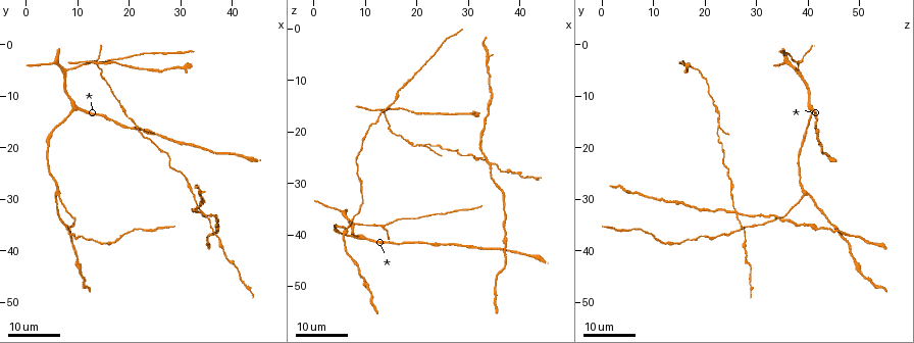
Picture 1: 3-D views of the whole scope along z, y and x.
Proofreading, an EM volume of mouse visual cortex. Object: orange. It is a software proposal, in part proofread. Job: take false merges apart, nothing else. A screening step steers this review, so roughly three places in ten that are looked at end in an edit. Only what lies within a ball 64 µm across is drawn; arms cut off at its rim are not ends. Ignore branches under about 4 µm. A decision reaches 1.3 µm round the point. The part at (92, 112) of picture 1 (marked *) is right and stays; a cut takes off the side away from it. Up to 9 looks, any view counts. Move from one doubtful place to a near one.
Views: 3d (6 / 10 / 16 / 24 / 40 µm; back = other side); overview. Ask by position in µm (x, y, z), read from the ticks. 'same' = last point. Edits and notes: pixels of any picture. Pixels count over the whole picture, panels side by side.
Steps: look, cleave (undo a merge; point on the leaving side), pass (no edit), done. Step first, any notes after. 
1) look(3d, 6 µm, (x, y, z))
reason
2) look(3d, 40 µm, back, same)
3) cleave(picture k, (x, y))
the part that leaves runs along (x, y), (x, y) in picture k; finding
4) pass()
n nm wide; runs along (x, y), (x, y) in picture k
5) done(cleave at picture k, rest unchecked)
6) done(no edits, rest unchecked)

look(3d, 24 µm, (9.5, 12.0, 40.0))
three-way junction

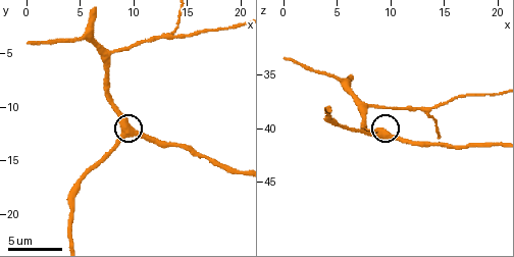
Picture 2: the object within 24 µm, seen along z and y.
look(3d, 10 µm, (9.0, 12.4, 40.6))

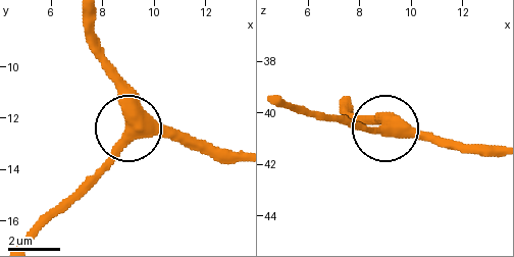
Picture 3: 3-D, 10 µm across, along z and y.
pass()
3 arms; all the same neuron

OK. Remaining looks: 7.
look(3d, 24 µm, (6.0, 28.5, 40.0))
three-way junction

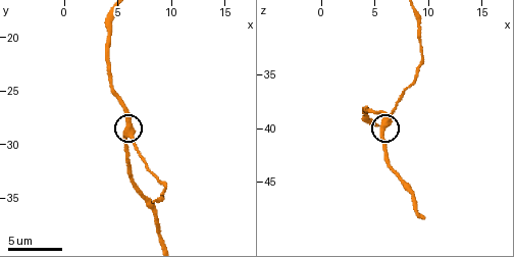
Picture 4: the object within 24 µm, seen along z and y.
look(3d, 10 µm, (5.8, 28.8, 39.8))

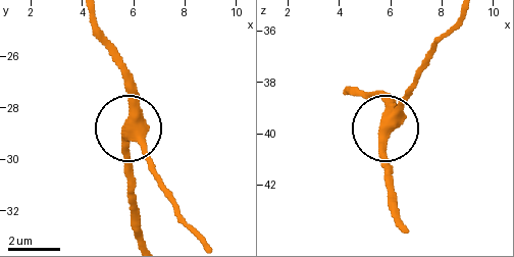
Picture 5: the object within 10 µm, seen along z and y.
pass()
runs along (91, 16), (93, 36), (121, 75), (131, 102), (131, 178) in picture 5; continuous, no second neuron

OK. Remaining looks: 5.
look(3d, 24 µm, (34.0, 32.0, 25.5))

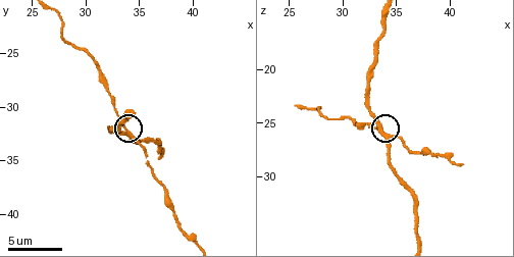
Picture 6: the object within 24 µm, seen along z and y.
look(3d, 6 µm, (34.0, 32.4, 26.0))

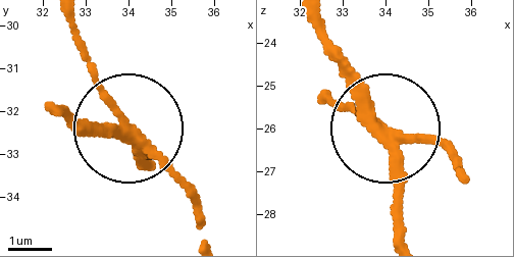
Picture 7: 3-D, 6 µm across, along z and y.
cleave(picture 7, (89, 124))
230 nm wide; the part that leaves runs along (388, 137), (405, 232) in picture 7; a second neuron is stuck on

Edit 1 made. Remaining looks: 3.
look(3d, 10 µm, (37.4, 37.6, 27.8))
calibre changes

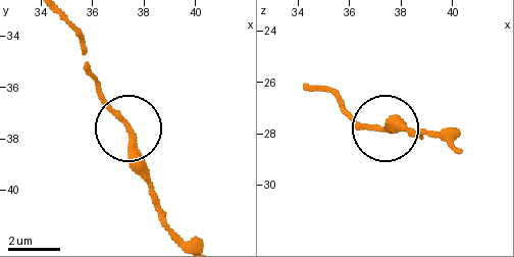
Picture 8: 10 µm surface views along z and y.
pass()
runs along (61, 20), (80, 40), (103, 99), (125, 125), (154, 209) in picture 8; one neuron here

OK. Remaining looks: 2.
done(cleave at picture 7, rest unchecked)

